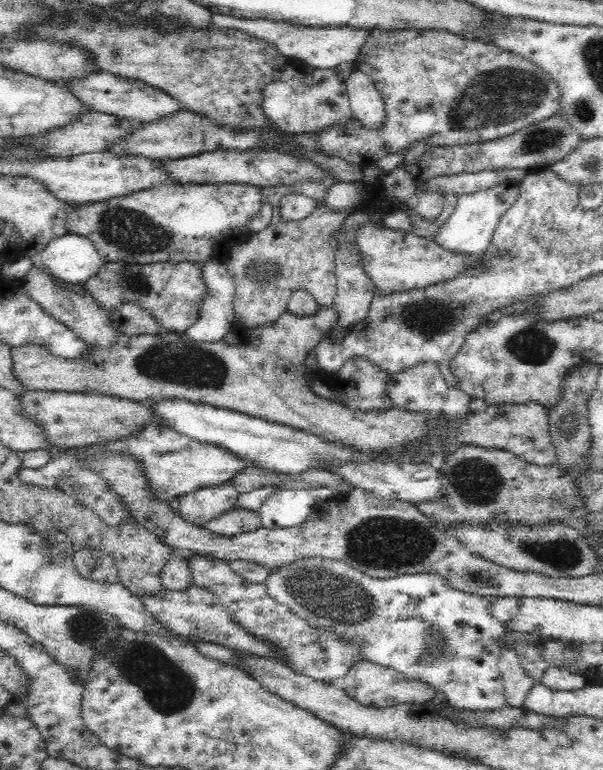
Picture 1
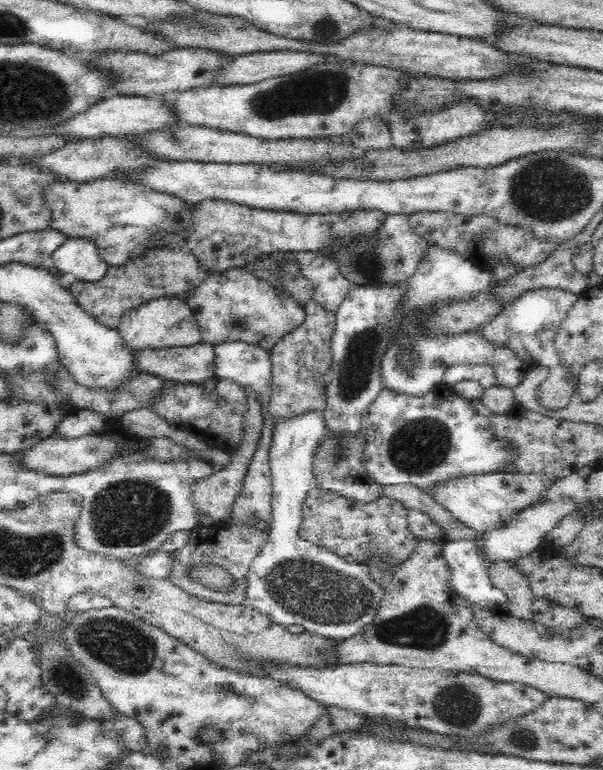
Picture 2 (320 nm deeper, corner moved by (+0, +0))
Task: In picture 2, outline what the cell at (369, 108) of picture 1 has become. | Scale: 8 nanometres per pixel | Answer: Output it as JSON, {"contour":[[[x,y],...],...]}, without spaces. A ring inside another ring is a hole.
{"contour":[[[378,117],[363,120],[353,131],[360,136],[360,140],[351,142],[359,152],[383,151],[394,147],[389,129]]]}

